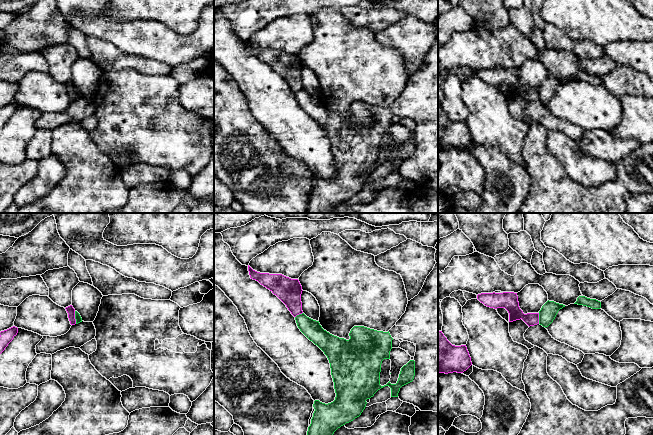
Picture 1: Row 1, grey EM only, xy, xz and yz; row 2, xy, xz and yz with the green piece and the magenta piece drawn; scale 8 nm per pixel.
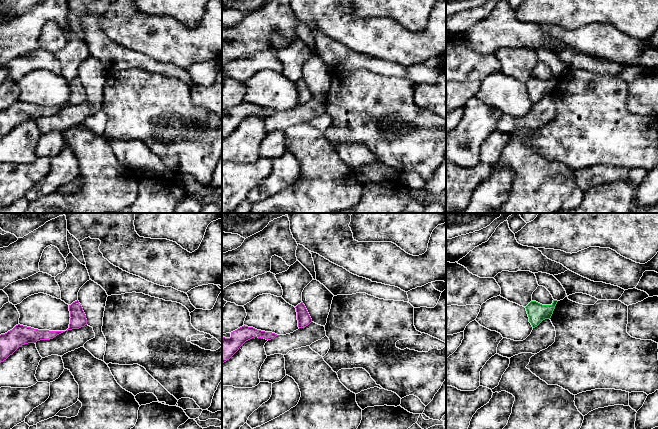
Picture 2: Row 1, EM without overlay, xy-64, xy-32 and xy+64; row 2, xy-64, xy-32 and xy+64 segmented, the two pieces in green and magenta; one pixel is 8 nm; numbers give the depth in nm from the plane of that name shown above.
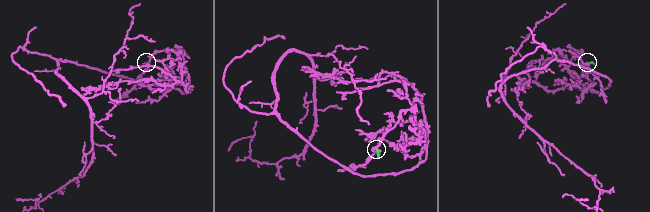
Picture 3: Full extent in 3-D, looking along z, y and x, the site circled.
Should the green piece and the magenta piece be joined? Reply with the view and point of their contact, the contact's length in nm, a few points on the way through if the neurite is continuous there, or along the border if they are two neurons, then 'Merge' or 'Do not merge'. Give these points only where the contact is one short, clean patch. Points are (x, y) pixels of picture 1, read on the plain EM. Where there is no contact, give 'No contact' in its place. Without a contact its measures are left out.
Touches green at xy (75, 93). Shared border 110 nm. Boundary: xy (74, 87), (76, 99). Do not merge

